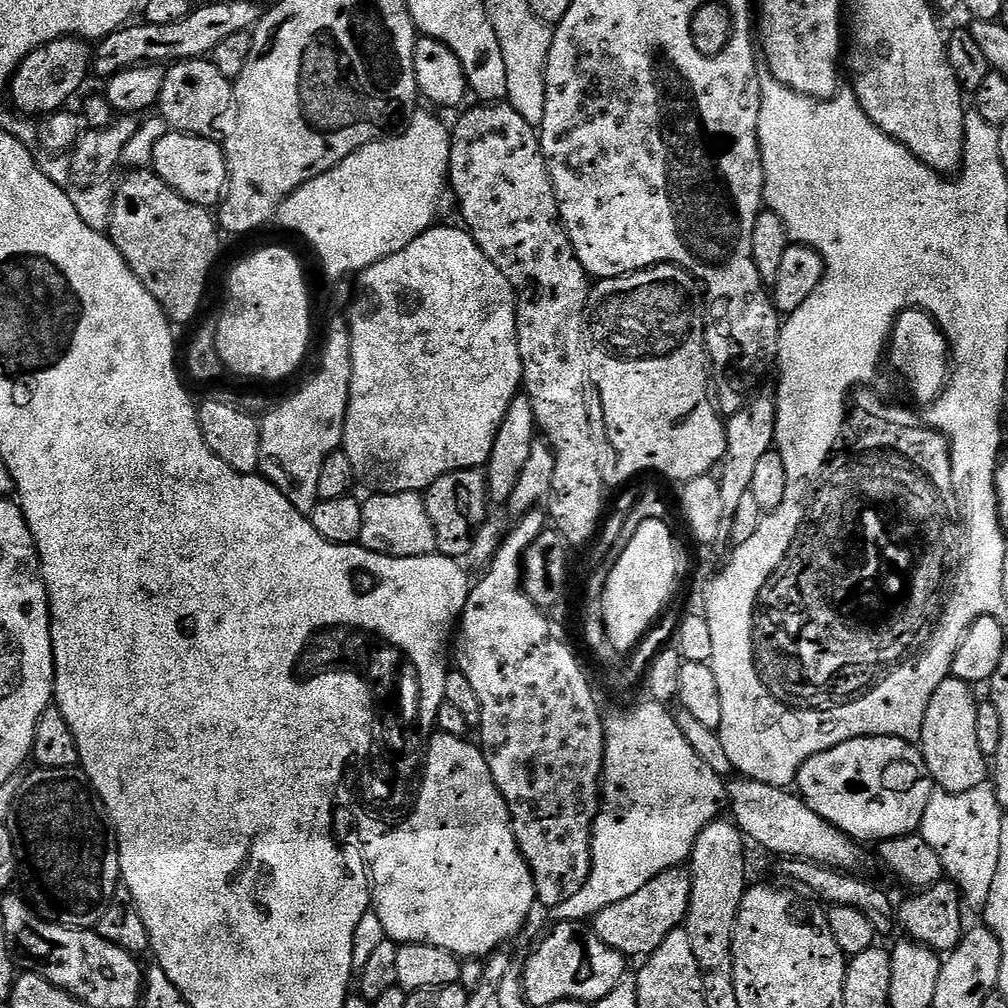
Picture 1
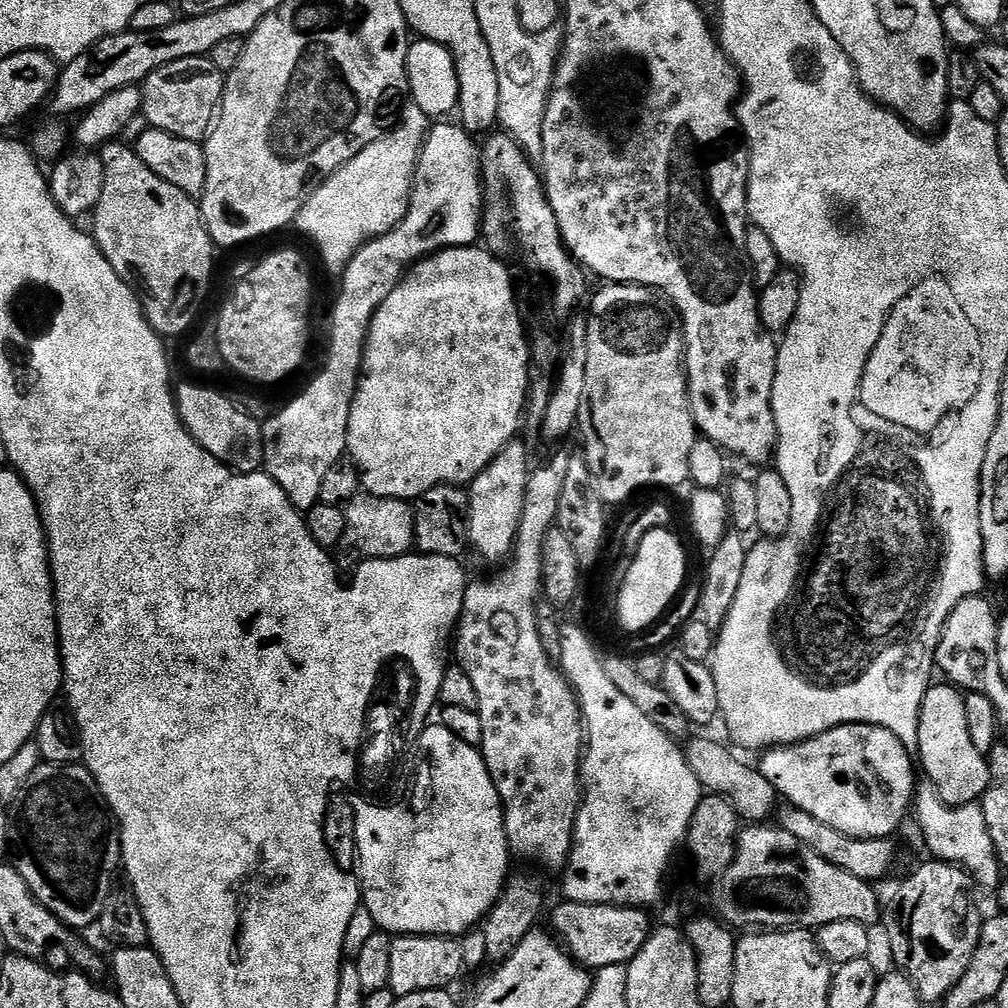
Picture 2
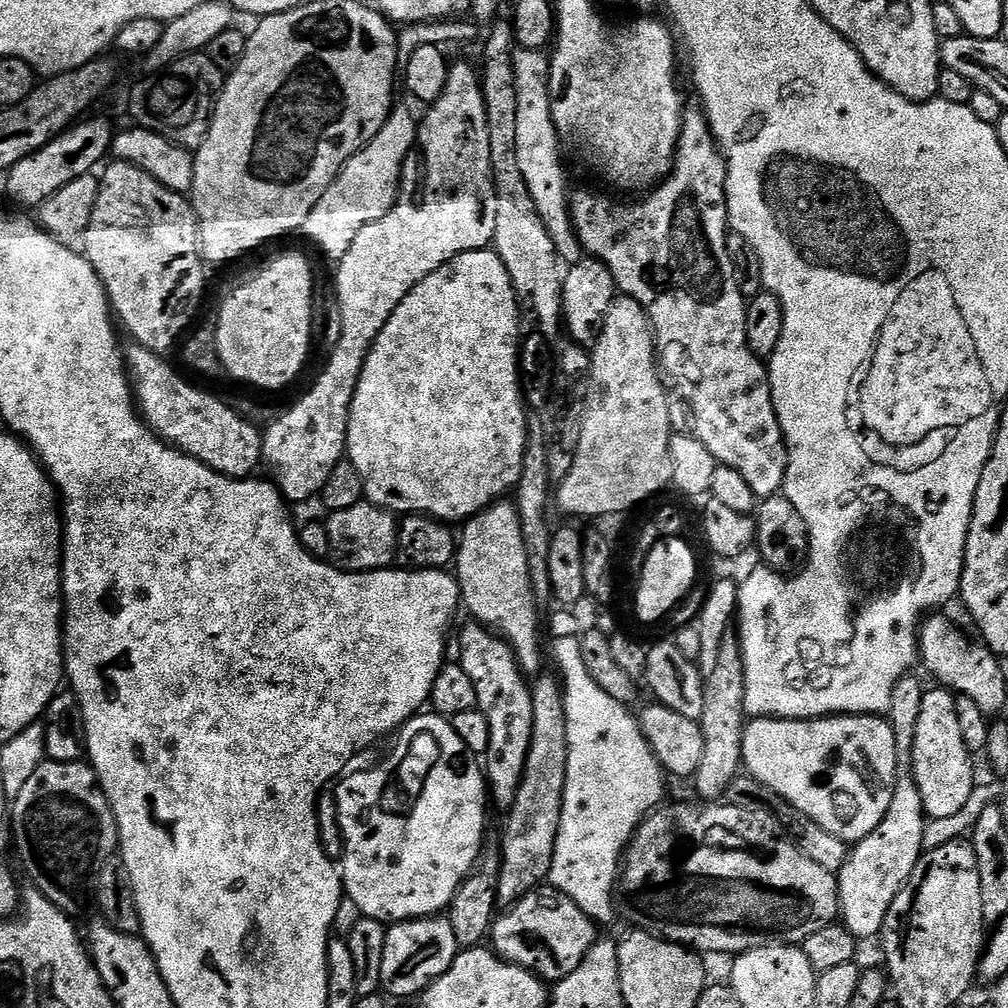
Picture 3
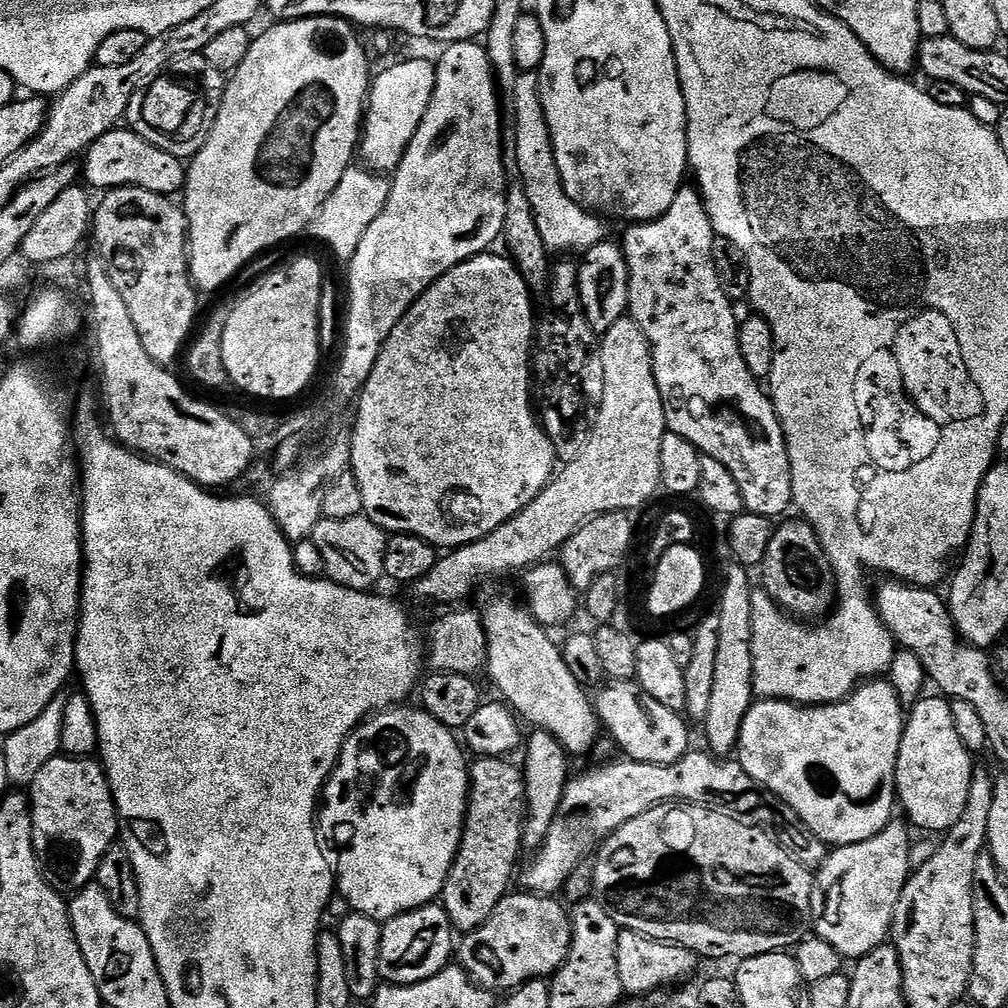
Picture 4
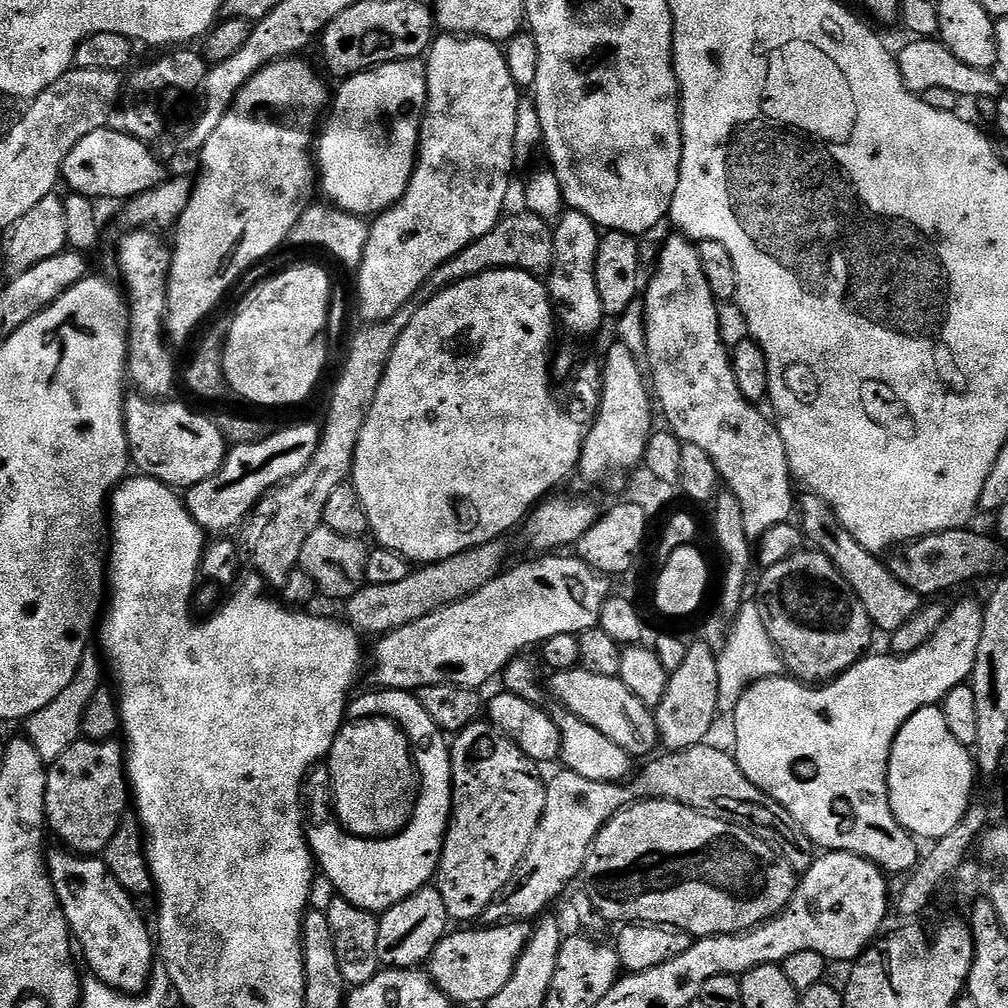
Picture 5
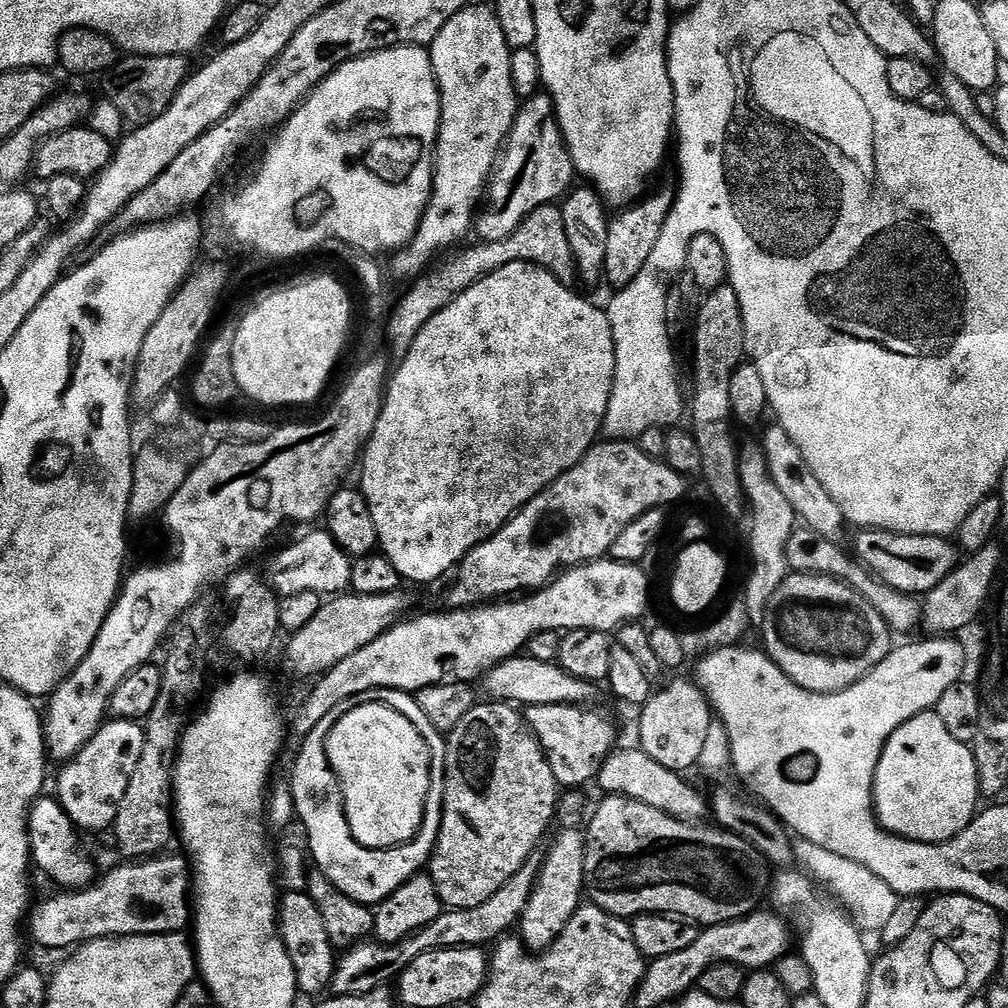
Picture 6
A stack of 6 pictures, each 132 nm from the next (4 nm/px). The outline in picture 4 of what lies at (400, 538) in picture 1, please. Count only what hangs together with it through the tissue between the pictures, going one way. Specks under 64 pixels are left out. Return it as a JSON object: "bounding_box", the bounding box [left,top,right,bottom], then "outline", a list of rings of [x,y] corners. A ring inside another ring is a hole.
{"bounding_box":[310,514,389,592],"outline":[[[366,514],[352,518],[321,519],[314,526],[310,539],[318,546],[318,554],[322,554],[324,572],[336,584],[353,588],[359,592],[375,589],[379,580],[385,579],[384,562],[389,533],[379,528]]]}

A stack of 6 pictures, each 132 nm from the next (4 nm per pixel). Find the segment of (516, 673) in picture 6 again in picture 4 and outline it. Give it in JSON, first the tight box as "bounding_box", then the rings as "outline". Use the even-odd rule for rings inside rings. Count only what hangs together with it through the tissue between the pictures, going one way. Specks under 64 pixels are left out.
{"bounding_box":[594,680,689,764],"outline":[[[614,680],[607,686],[609,688],[601,687],[601,692],[594,696],[594,707],[600,724],[606,732],[608,728],[627,759],[669,764],[678,762],[689,752],[688,728],[684,725],[685,717],[681,713],[666,710],[662,702],[654,702],[654,698],[642,691],[635,680]]]}

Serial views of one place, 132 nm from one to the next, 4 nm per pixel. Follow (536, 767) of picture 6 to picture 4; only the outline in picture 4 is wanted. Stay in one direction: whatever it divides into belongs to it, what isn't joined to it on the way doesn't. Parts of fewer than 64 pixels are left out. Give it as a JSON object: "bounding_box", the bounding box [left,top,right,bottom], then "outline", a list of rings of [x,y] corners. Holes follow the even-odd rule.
{"bounding_box":[442,756,526,934],"outline":[[[485,756],[477,759],[470,768],[464,833],[442,893],[442,906],[453,929],[460,934],[473,932],[494,914],[494,906],[509,895],[518,872],[516,863],[522,855],[521,828],[526,815],[522,795],[524,773],[508,762],[498,756]]]}

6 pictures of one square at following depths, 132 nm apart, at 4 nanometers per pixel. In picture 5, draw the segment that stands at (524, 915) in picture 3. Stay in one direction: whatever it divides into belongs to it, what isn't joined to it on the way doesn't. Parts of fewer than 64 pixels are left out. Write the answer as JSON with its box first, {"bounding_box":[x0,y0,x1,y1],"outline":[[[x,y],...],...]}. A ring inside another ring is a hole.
{"bounding_box":[426,922,530,1006],"outline":[[[505,922],[469,928],[472,928],[469,932],[452,930],[447,936],[443,936],[438,942],[438,946],[432,951],[432,958],[428,961],[426,968],[434,983],[448,995],[449,1001],[453,1005],[480,1004],[480,1006],[484,1006],[487,1005],[490,998],[494,998],[494,994],[498,994],[498,990],[502,990],[502,986],[506,986],[506,982],[510,982],[510,978],[514,974],[514,966],[525,945],[528,944],[530,928],[524,922]]]}

